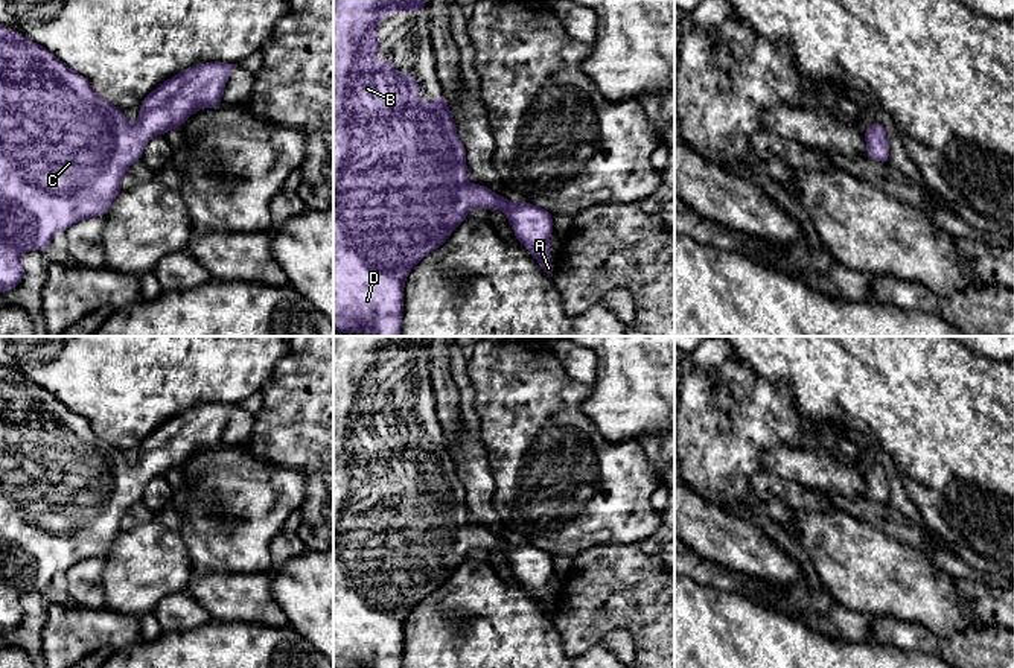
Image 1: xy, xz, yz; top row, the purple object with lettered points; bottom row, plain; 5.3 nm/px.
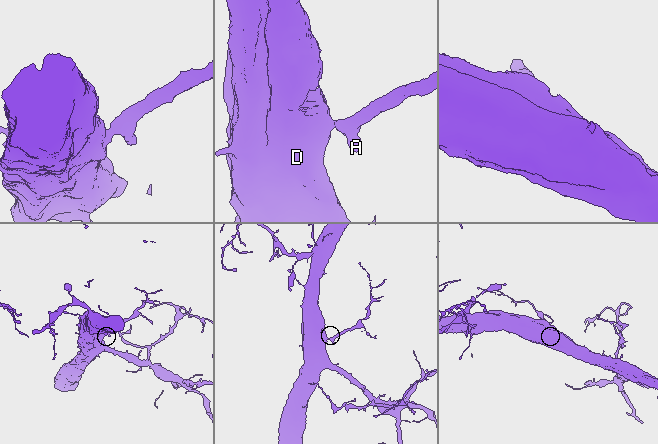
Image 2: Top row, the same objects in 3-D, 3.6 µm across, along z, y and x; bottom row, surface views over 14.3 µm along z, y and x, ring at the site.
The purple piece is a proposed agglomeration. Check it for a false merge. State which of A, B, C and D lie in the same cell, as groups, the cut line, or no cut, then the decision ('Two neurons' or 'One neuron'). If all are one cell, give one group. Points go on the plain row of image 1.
Groups: A B C D. No split. One neuron

